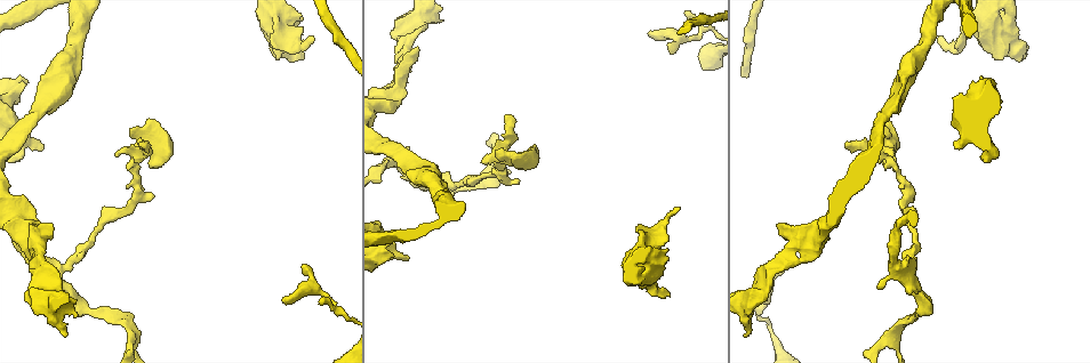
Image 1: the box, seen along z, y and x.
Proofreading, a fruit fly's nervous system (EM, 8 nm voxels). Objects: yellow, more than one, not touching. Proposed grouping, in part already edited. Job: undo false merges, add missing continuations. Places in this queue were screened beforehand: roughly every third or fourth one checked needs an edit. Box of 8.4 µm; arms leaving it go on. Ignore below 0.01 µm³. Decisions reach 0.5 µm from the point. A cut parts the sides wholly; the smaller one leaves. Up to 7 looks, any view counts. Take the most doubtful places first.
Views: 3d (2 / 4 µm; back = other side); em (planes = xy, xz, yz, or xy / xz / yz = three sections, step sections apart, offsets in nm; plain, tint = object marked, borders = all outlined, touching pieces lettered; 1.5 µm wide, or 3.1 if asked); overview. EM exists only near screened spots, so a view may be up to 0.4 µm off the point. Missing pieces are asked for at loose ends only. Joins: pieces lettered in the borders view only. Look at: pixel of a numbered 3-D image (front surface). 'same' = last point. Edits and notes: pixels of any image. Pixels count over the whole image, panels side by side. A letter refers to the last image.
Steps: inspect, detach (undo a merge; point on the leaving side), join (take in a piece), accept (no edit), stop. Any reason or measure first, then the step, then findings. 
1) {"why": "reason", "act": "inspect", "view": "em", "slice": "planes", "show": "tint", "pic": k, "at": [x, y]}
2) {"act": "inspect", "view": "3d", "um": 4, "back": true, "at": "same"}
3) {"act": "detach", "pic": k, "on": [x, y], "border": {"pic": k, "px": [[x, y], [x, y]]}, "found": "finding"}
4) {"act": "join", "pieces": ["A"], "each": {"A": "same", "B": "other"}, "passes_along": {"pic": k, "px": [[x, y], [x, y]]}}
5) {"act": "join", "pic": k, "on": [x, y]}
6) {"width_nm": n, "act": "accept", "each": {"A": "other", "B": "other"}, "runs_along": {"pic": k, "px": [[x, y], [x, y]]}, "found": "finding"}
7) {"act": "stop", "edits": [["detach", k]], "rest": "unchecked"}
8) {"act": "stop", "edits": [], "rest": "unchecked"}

{"why": "branch stops here", "act": "inspect", "view": "3d", "um": 2, "pic": 1, "at": [407, 257]}

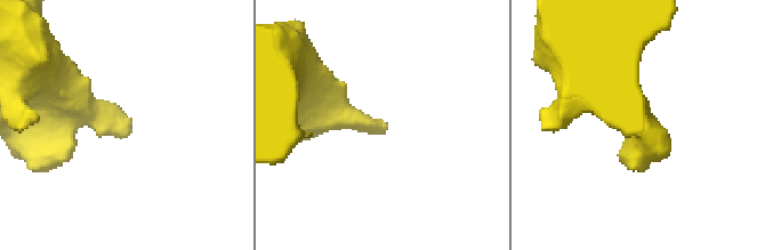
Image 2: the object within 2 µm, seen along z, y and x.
{"act": "inspect", "view": "em", "slice": "xz", "step": 4, "show": "tint", "pic": 2, "at": [383, 131]}

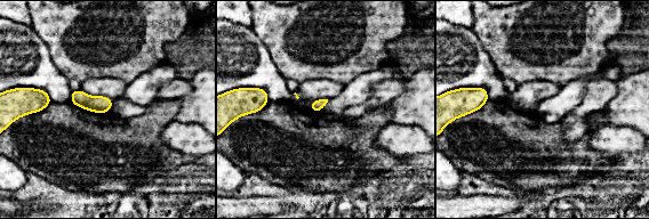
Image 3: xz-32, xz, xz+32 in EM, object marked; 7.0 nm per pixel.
{"act": "inspect", "view": "em", "slice": "planes", "show": "borders", "at": "same"}

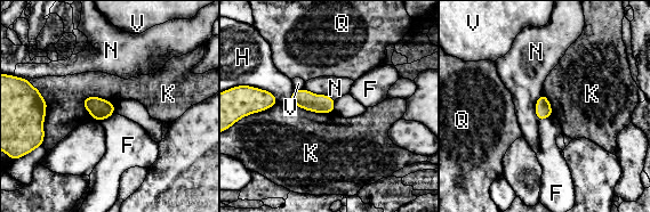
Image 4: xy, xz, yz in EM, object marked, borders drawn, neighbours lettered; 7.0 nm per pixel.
{"longest_contact_nm": ["K", 420], "act": "accept", "each": {"F": "other", "H": "other", "K": "other", "N": "other", "Q": "other", "V": "other"}, "border": {"pic": 4, "px": [[33, 87], [47, 104], [42, 145]]}, "found": "none of them fits"}

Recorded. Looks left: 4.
{"why": "an open end", "act": "inspect", "view": "3d", "um": 4, "pic": 1, "at": [649, 33]}

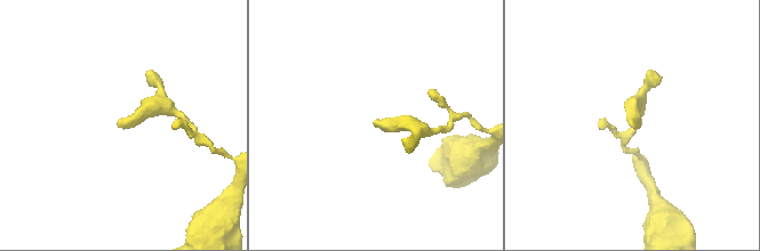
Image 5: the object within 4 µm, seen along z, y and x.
{"why": "shape alone is not enough", "act": "inspect", "view": "em", "slice": "planes", "show": "borders", "pic": 5, "at": [374, 122]}

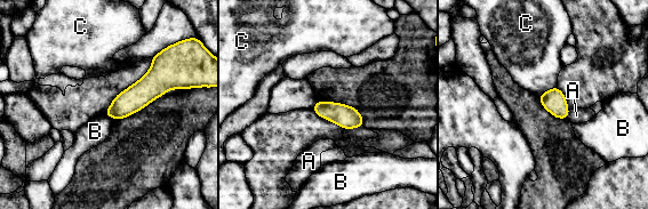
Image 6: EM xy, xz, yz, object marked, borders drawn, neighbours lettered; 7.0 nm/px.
{"act": "accept", "each": {"A": "other", "B": "other", "C": "other"}, "border": {"pic": 6, "px": [[557, 86], [545, 90], [538, 97]]}, "found": "no lettered piece goes on from it"}

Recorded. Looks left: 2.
{"act": "inspect", "view": "3d", "um": 4, "pic": 1, "at": [793, 241]}

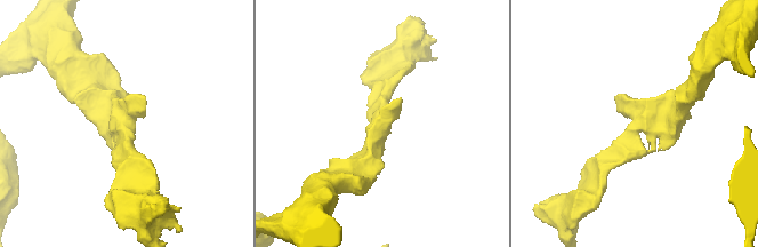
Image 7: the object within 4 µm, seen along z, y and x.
{"why": "shape alone is not enough", "act": "inspect", "view": "em", "slice": "xy", "step": 8, "show": "borders", "pic": 7, "at": [378, 121]}

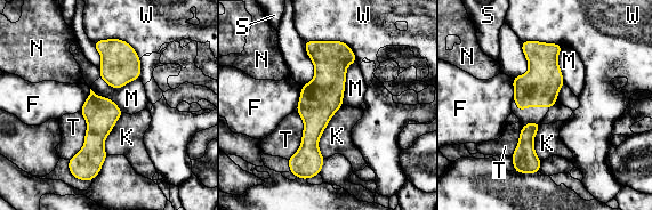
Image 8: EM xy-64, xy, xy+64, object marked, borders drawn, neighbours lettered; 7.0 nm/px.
{"act": "accept", "each": {"F": "other", "K": "other", "M": "other", "N": "other", "S": "other", "T": "other", "W": "other"}, "border": {"pic": 8, "px": [[303, 86], [296, 111]]}, "found": "one neuron here"}

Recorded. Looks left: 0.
{"act": "stop", "edits": [], "rest": "unchecked"}

